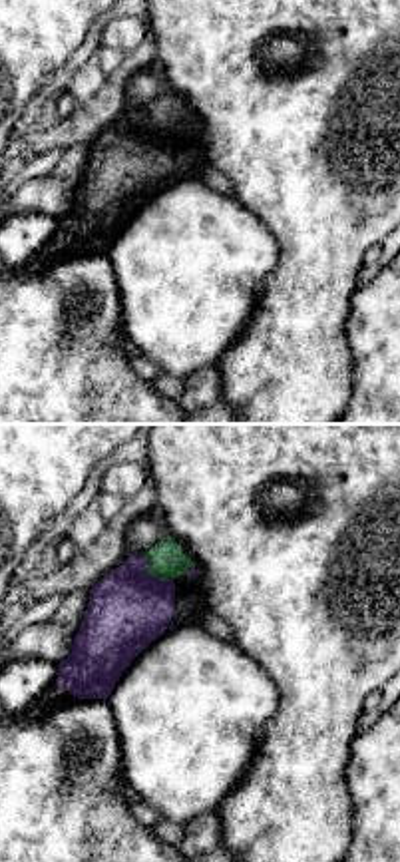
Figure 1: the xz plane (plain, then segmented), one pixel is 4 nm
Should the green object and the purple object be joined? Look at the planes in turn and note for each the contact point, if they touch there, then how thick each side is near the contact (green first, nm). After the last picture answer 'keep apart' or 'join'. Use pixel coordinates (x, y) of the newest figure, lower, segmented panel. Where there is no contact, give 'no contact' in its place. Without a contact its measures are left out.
(154, 576) | 160/320 nm

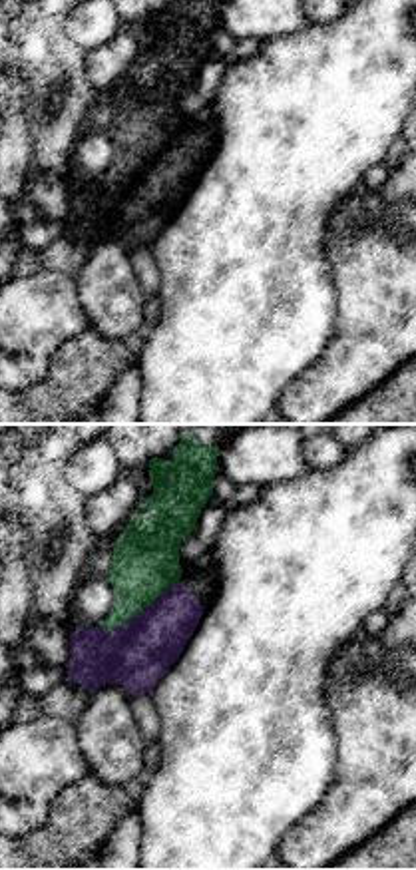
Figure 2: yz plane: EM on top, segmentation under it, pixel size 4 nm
(138, 614) | 280/280 nm

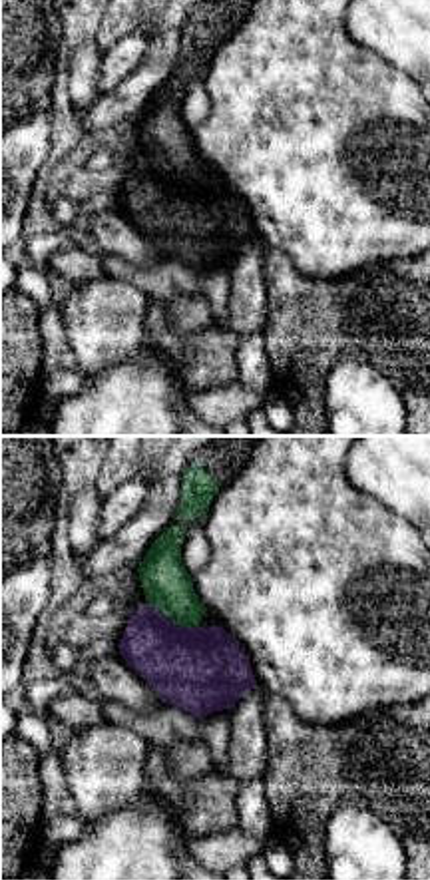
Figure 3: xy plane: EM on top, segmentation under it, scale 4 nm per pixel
(174, 622) | 200/340 nm

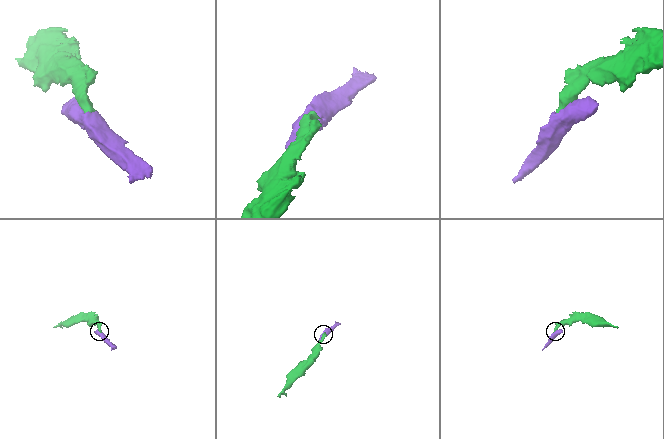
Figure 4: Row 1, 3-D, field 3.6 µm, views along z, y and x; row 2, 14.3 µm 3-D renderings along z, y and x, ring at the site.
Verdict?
join

